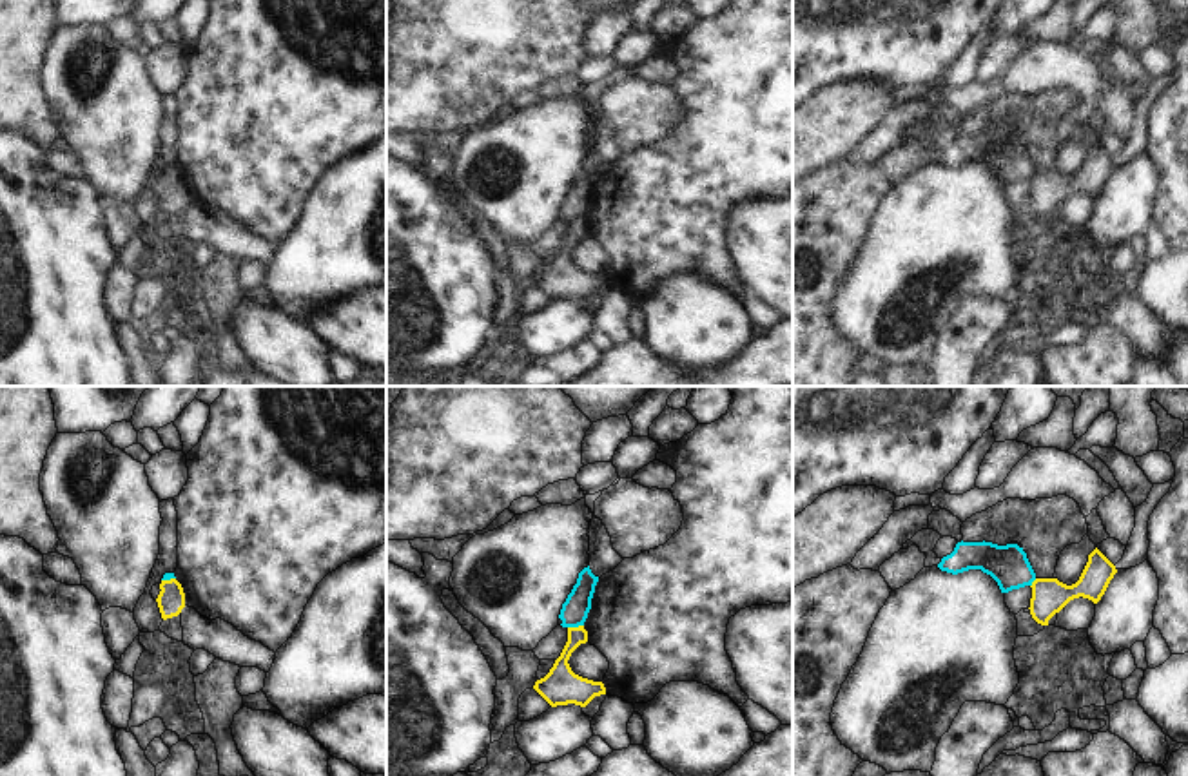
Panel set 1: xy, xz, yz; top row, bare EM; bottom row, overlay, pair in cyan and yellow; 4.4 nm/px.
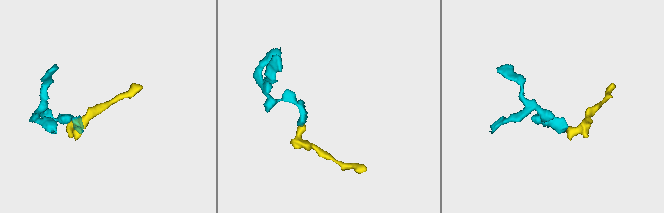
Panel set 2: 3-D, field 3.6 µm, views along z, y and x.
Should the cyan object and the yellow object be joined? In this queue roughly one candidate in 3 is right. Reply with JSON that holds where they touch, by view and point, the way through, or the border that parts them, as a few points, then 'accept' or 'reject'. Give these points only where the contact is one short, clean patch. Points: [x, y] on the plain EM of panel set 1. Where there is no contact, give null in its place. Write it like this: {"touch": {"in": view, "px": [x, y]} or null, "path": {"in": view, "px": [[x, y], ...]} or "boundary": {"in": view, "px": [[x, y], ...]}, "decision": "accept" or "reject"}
{"touch": {"in": "xz", "px": [575, 220]}, "boundary": {"in": "xz", "px": [[583, 218], [568, 222]]}, "decision": "reject"}

